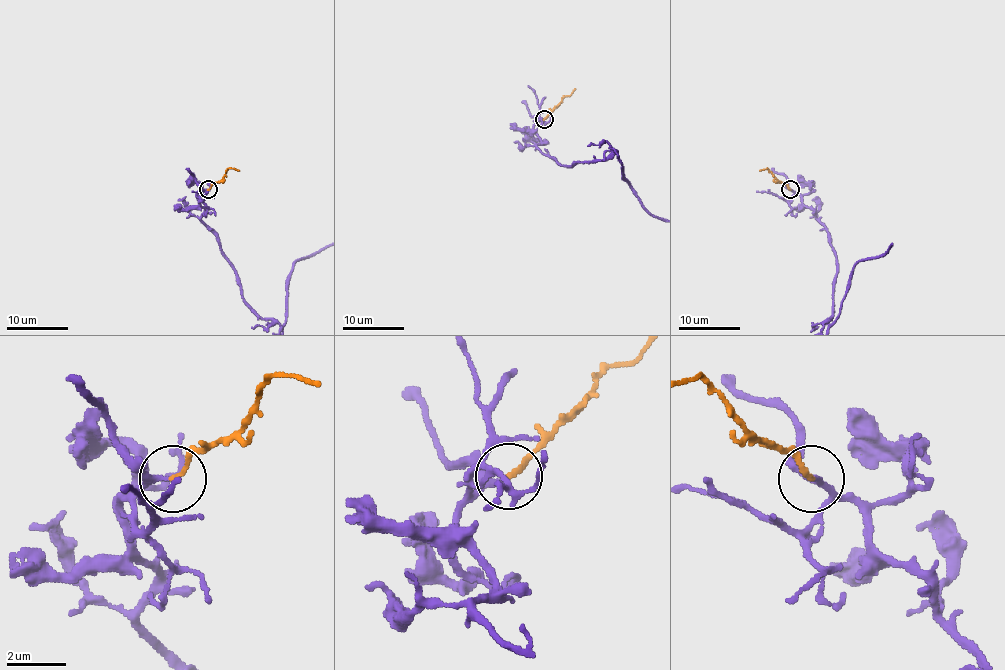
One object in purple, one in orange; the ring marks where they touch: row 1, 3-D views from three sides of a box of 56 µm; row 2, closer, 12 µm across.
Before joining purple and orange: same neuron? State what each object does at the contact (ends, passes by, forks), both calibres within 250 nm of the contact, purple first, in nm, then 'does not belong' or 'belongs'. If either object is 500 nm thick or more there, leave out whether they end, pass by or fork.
purple passes by; orange ends there; 150 nm thick on the purple side, 150 nm on the other; belongs

